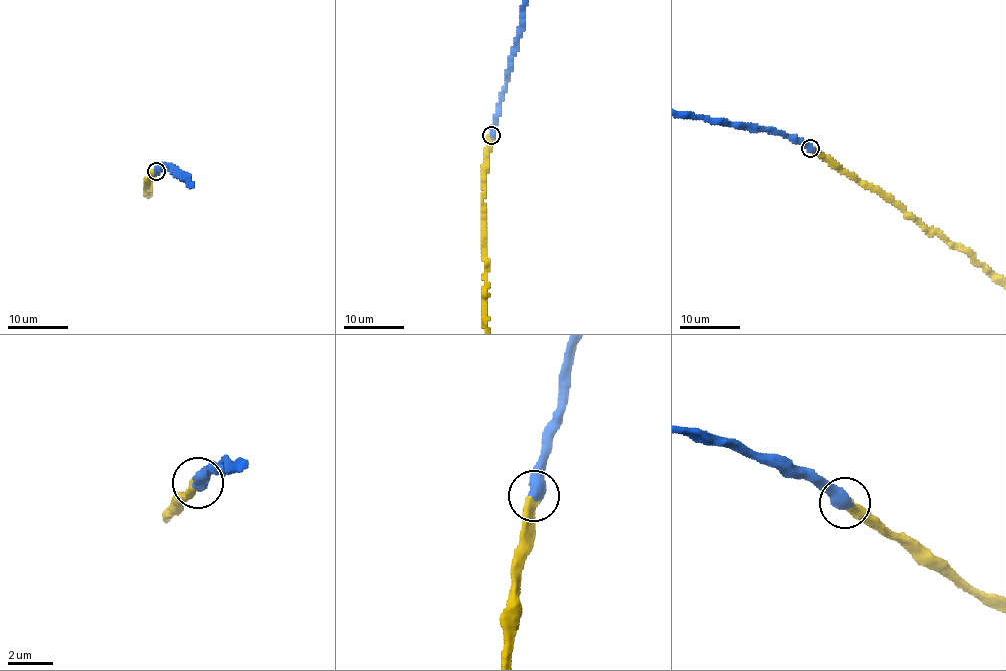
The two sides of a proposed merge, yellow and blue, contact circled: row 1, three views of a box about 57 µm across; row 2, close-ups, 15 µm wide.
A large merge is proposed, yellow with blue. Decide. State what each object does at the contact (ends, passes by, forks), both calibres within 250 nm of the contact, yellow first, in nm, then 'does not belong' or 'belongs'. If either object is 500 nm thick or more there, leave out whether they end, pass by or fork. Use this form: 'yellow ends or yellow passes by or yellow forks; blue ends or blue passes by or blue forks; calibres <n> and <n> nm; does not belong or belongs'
calibres 480 and 700 nm; belongs

